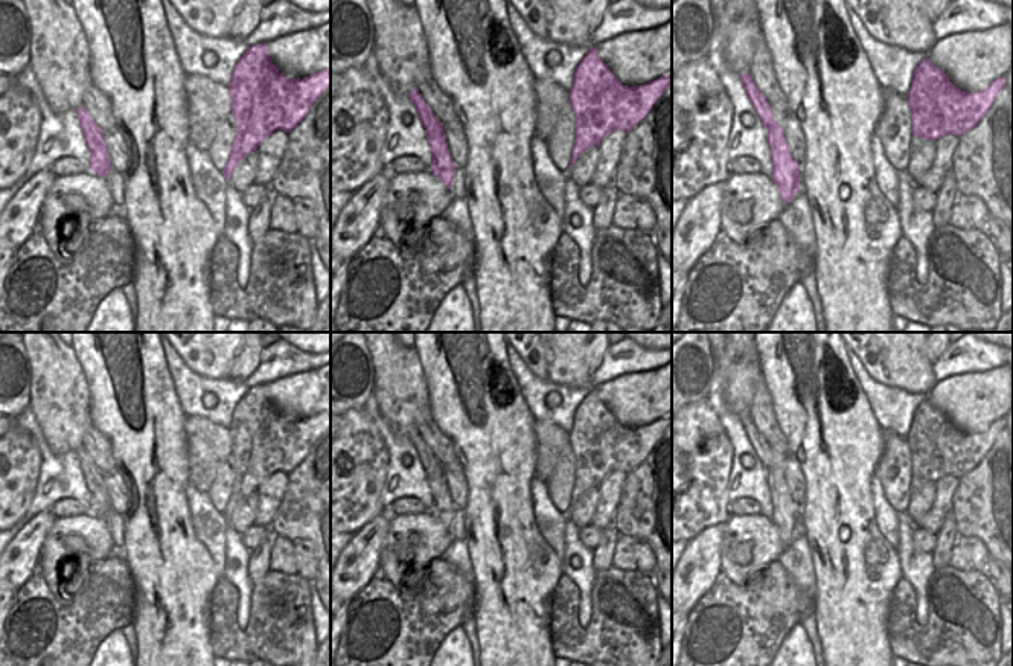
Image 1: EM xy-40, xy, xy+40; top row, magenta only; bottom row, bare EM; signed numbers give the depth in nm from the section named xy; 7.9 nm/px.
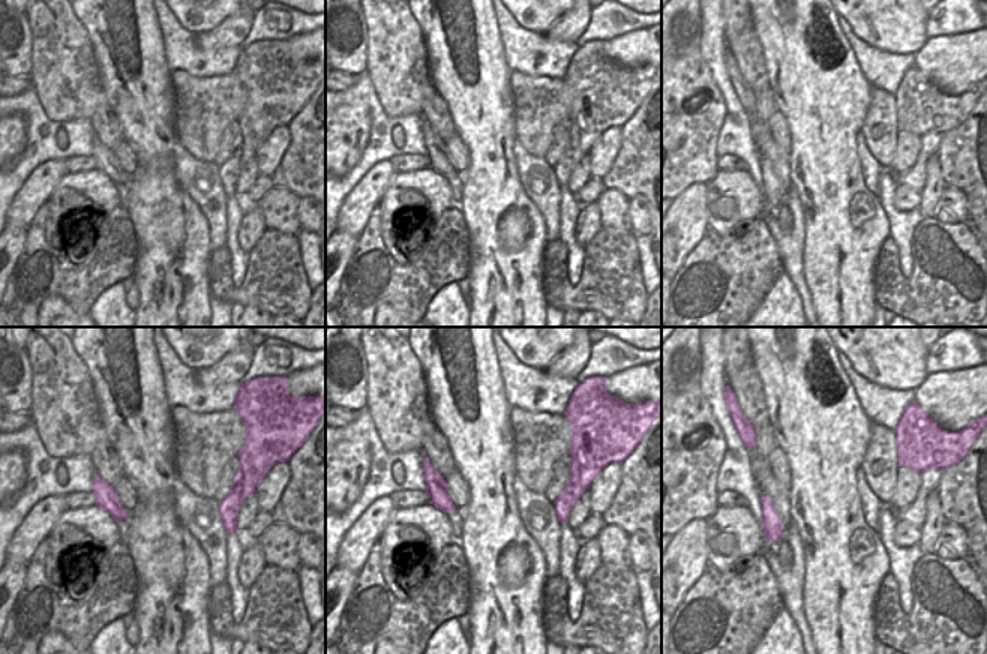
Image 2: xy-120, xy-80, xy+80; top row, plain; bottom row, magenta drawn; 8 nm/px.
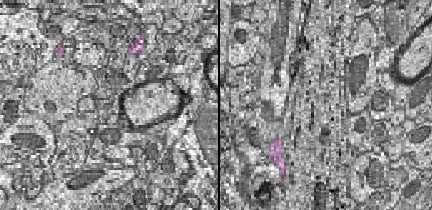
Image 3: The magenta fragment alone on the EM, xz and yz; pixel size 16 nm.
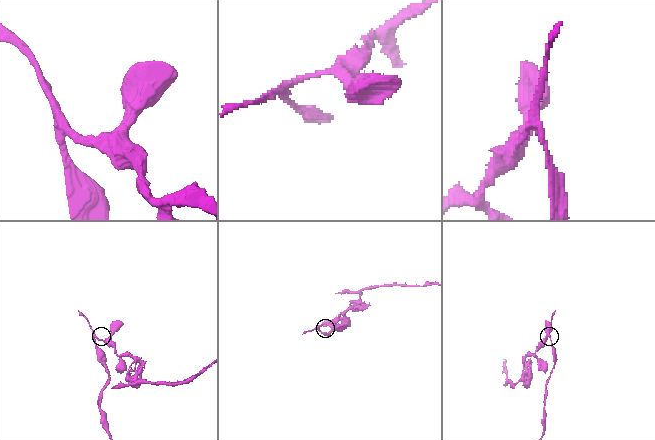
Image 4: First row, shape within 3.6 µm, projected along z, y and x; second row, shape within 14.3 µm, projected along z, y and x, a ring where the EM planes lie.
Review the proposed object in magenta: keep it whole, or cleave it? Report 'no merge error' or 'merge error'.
merge error

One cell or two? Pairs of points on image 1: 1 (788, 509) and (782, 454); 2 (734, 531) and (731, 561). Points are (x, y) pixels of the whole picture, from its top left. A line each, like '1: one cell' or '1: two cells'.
1: one cell
2: one cell

